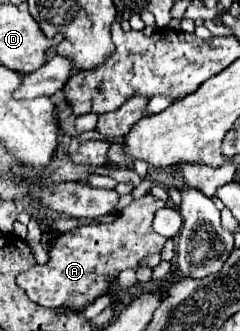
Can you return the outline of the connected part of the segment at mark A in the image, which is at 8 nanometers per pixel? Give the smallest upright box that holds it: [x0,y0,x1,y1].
[19,194,167,310]

